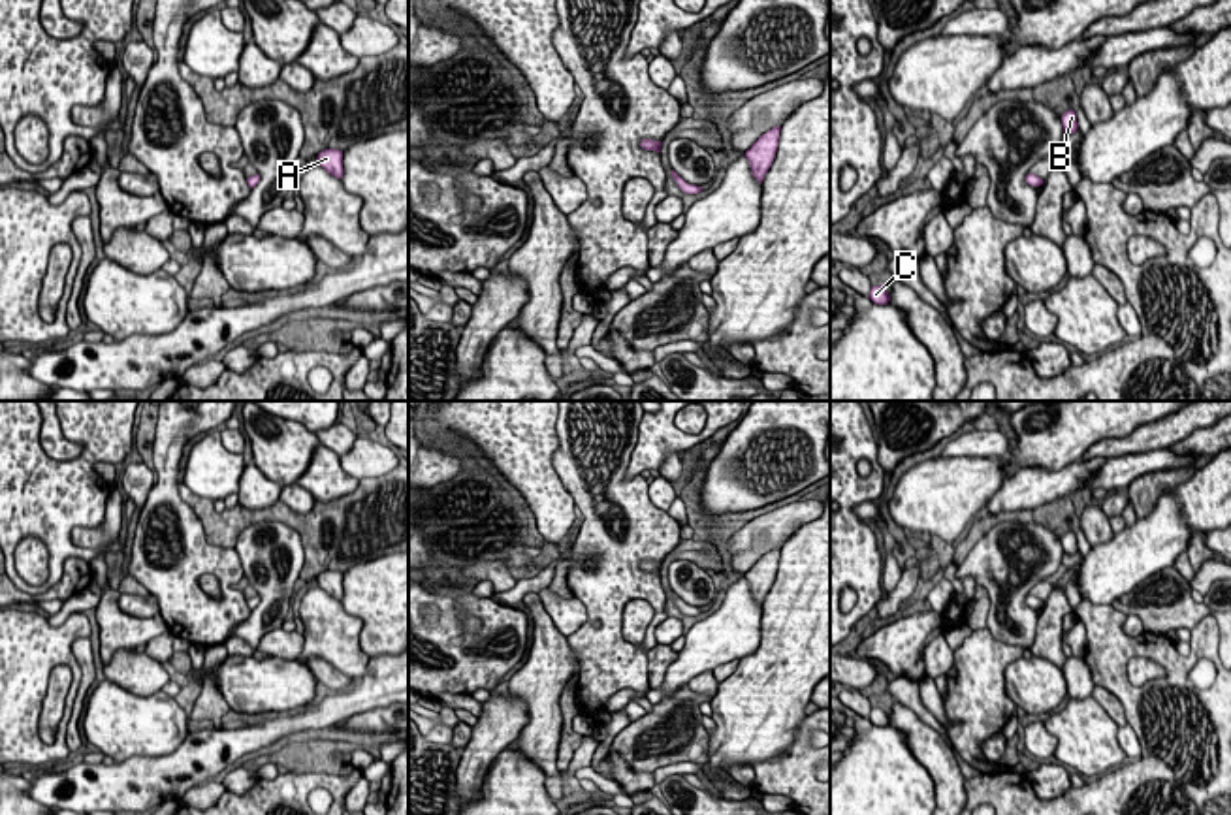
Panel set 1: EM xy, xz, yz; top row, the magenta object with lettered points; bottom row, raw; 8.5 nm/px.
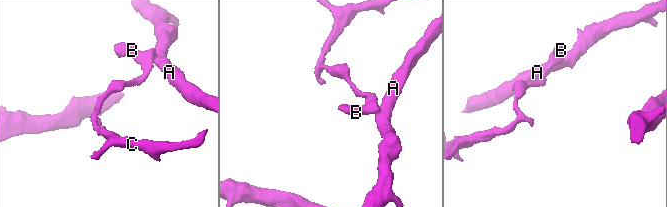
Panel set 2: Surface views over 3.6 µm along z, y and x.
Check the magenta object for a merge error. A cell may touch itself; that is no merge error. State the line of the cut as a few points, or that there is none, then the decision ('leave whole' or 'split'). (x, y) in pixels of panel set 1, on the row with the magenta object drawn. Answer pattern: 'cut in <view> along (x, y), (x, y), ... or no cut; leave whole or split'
cut in yz along (1030, 174), (1034, 185); split

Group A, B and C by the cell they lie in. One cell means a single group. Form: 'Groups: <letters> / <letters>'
Groups: A B / C

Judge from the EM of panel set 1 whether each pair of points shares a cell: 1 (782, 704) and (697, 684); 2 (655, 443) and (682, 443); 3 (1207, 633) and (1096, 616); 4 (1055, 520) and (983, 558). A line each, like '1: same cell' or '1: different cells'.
1: different cells
2: same cell
3: same cell
4: different cells

